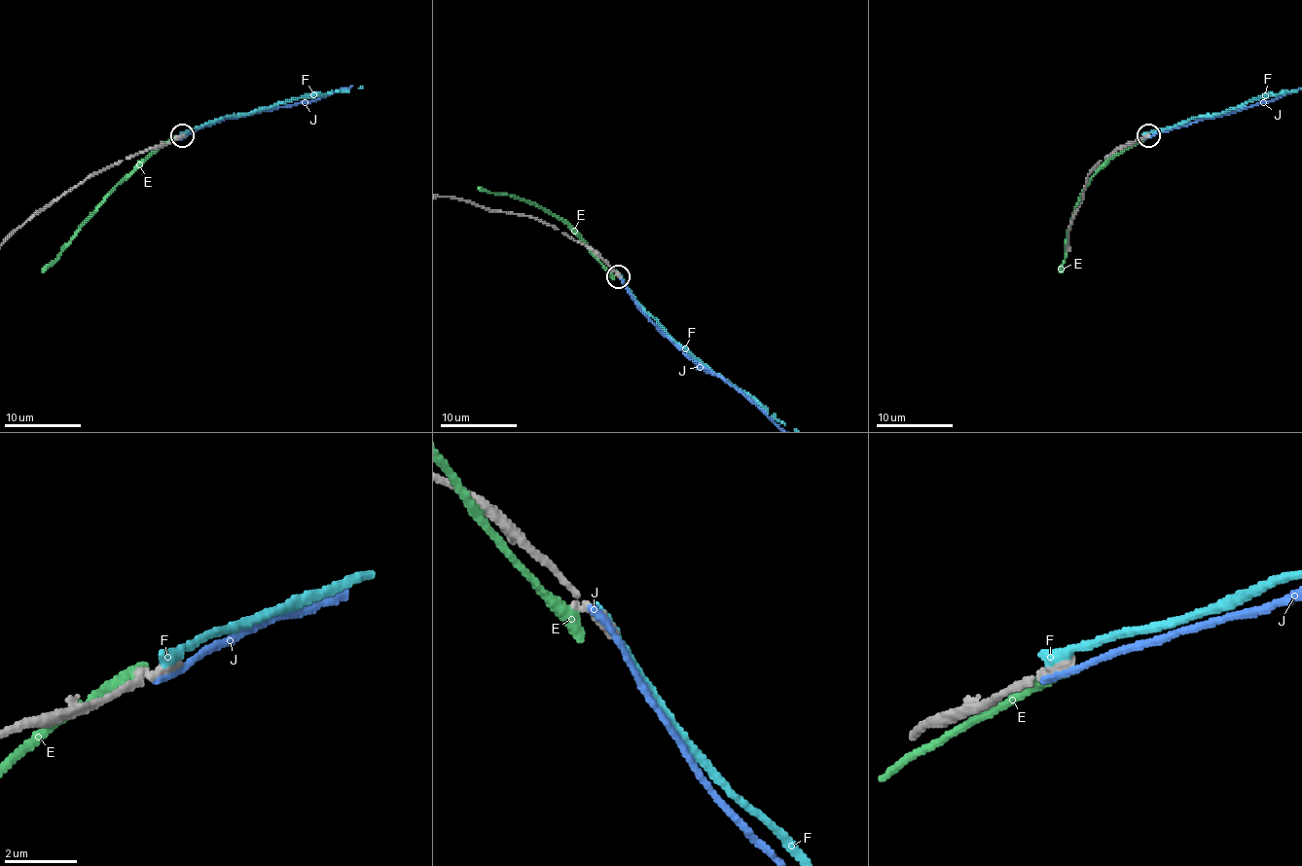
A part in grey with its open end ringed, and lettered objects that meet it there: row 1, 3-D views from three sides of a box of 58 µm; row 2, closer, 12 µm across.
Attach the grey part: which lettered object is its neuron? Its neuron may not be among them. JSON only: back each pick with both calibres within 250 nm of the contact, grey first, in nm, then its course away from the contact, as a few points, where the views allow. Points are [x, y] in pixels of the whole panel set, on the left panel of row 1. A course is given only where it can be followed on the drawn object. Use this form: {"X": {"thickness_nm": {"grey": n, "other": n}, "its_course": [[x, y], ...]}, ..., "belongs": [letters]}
{"belongs": []}

